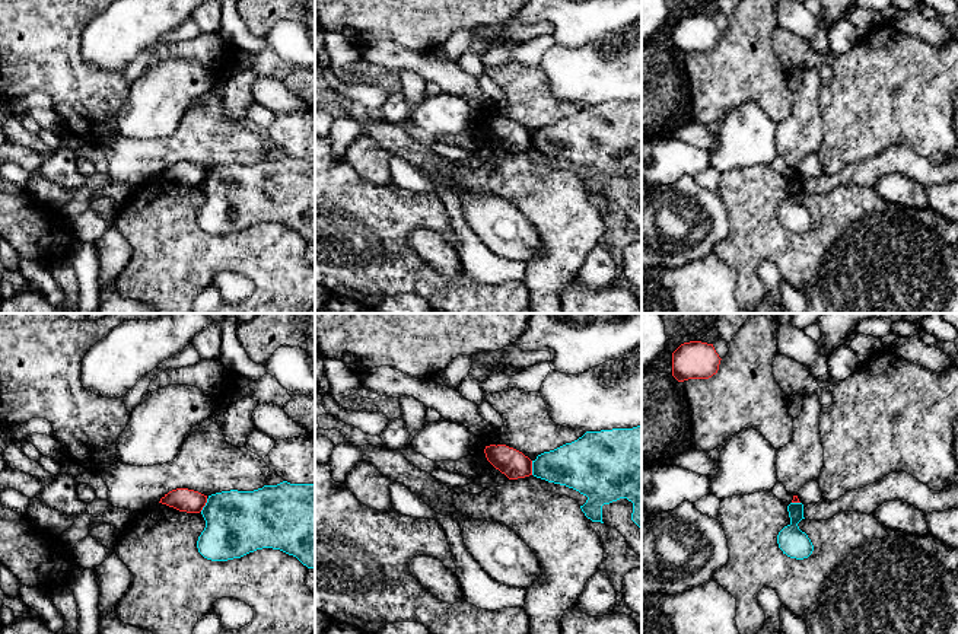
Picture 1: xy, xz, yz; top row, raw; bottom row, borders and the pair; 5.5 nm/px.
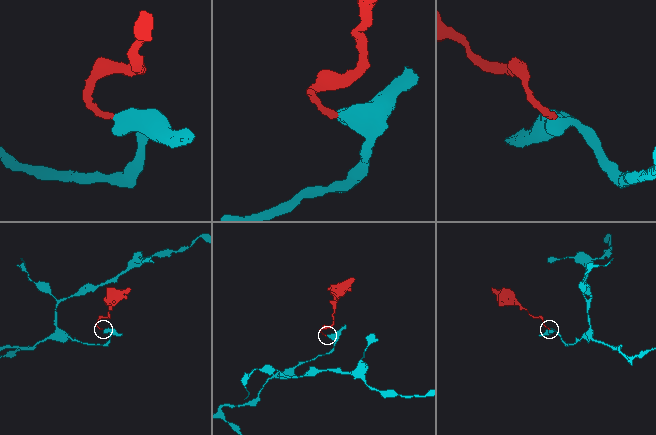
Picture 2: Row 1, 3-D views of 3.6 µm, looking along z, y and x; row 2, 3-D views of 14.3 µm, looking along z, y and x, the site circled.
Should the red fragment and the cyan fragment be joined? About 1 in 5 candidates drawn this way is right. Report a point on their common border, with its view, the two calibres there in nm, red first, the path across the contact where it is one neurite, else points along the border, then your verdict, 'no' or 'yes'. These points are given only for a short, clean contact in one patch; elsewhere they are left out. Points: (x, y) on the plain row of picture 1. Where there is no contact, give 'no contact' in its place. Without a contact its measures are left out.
meets red in xz at (531, 142); 160 nm thick on the red side, 260 nm on the other; border along xz (531, 134), (532, 147); no

